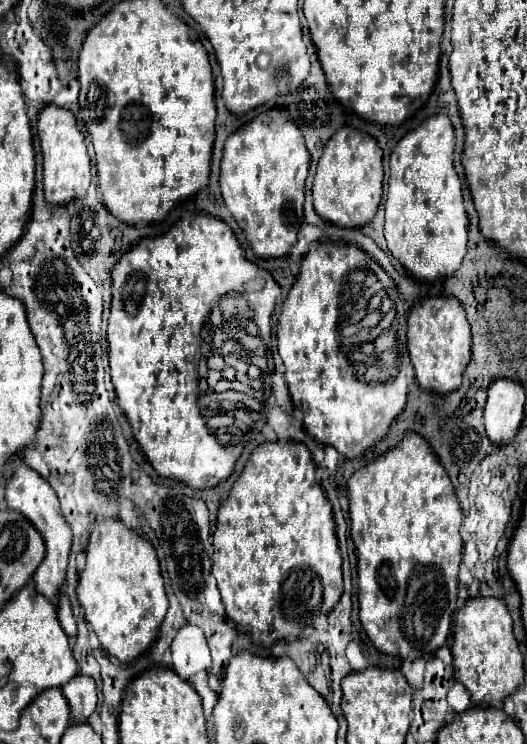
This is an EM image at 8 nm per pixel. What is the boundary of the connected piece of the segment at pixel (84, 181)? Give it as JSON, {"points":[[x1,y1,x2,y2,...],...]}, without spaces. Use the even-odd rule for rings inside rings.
{"points":[[47,105,39,111,37,131,41,139,43,151,43,187,45,187,45,201,49,205,65,205,75,199,85,197,91,171,89,171,89,153,85,147,83,133,77,127,77,119,69,109]]}

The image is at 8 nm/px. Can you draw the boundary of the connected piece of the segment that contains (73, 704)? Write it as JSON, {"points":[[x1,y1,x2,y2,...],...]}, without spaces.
{"points":[[75,675,71,681,67,681,61,687,61,691,63,691,65,699,69,699,67,703,71,707,69,725,85,723,97,707,97,693,95,693,93,679,85,677,85,675]]}

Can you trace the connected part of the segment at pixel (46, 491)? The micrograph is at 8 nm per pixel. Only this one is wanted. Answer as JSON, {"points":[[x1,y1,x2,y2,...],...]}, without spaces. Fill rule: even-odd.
{"points":[[25,463,17,465,13,477,7,481,5,499,7,499,9,509,25,515,31,521,31,525,41,533,41,537,45,541,47,555,45,555,43,563,37,567,37,571,33,575,33,581,35,581,37,591,41,595,45,595,53,605,57,605,59,595,63,591,63,585,65,585,67,563,69,563,69,553,71,553,71,539,73,539,71,529,69,529,65,517,61,513,59,499,57,499,55,491,51,489,51,485,41,475,37,475,37,471,33,471,31,467,27,467]]}

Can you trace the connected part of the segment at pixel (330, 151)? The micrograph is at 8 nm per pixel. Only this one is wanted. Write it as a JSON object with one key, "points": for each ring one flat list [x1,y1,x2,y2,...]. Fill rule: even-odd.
{"points":[[341,127,325,145,313,181,315,213,337,227,359,229,367,225,381,203,383,193,383,151,377,141,353,127]]}

